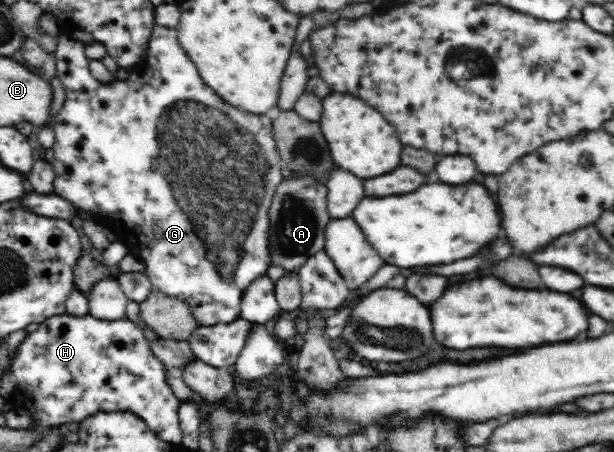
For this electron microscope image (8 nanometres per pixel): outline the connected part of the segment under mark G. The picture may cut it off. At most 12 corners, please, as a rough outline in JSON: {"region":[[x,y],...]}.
{"region":[[58,35],[53,195],[201,327],[271,266],[266,115]]}

